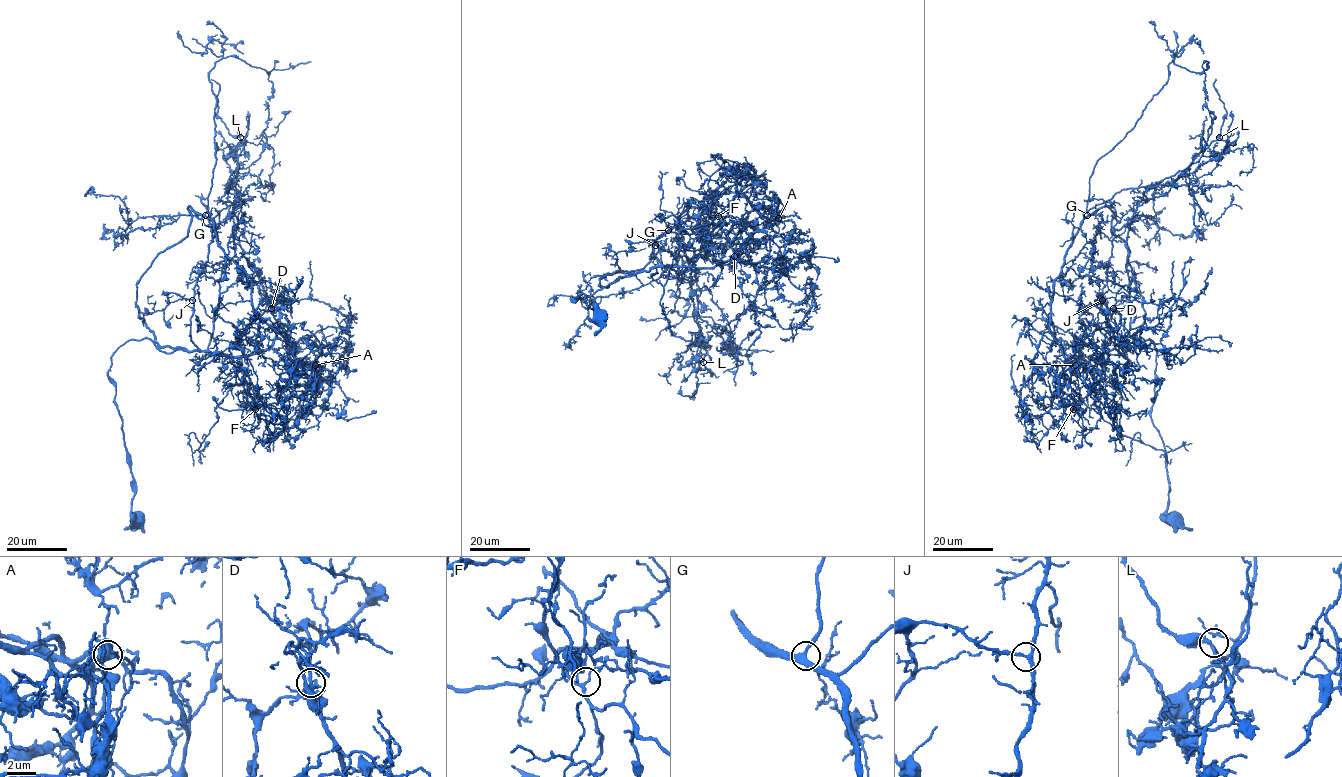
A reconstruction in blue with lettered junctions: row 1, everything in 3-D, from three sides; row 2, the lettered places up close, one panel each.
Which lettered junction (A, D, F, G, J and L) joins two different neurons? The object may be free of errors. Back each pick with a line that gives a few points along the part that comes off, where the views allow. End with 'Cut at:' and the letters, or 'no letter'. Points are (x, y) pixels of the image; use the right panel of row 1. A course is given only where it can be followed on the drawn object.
F: foreign part runs (1073, 408), (1077, 404), (1082, 409), (1093, 408), (1122, 434), (1164, 452), (1191, 443)
Cut at: F

